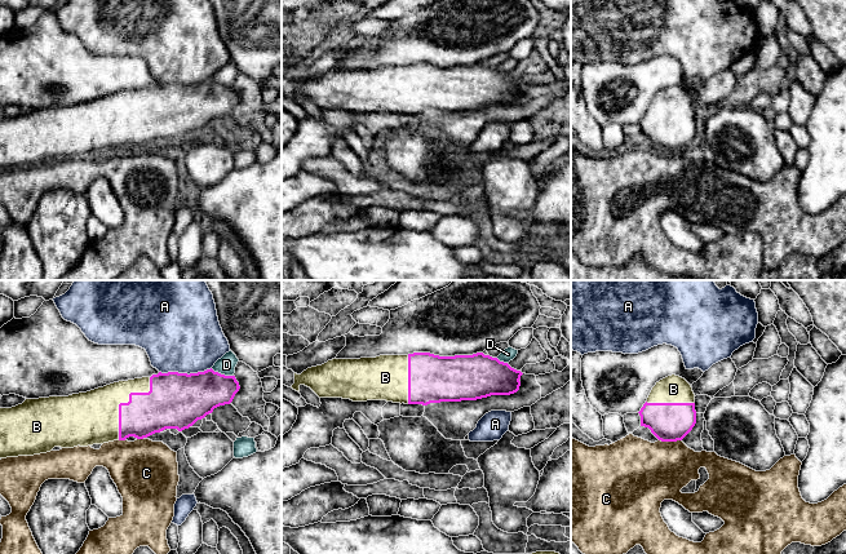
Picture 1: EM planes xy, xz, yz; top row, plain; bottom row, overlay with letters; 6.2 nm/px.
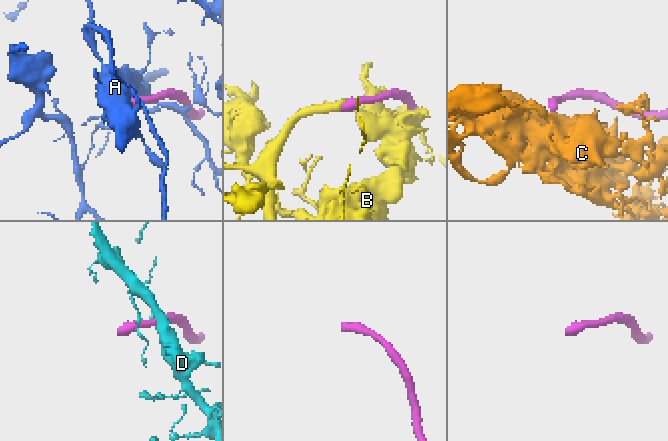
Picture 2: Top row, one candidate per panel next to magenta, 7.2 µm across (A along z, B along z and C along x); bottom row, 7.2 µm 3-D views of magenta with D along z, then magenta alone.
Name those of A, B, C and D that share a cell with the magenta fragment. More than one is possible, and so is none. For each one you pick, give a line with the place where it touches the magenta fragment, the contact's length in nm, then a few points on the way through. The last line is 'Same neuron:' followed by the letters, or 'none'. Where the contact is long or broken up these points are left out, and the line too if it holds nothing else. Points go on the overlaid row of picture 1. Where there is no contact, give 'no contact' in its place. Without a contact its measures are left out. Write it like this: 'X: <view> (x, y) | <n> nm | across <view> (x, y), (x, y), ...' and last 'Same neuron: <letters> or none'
B: xy (125, 403) | 440 nm
Same neuron: B

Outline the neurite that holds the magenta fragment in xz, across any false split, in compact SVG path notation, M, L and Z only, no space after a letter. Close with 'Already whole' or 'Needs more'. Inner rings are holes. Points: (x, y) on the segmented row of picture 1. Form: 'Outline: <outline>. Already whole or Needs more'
Outline: M413 353L408 355L380 355L360 359L332 359L316 367L307 368L301 374L294 373L291 386L300 393L300 386L310 387L319 398L342 398L353 402L386 400L404 404L422 404L440 402L477 400L491 395L510 395L519 390L523 373L511 368L497 358L477 353L473 355L439 356L430 353Z. Needs more

